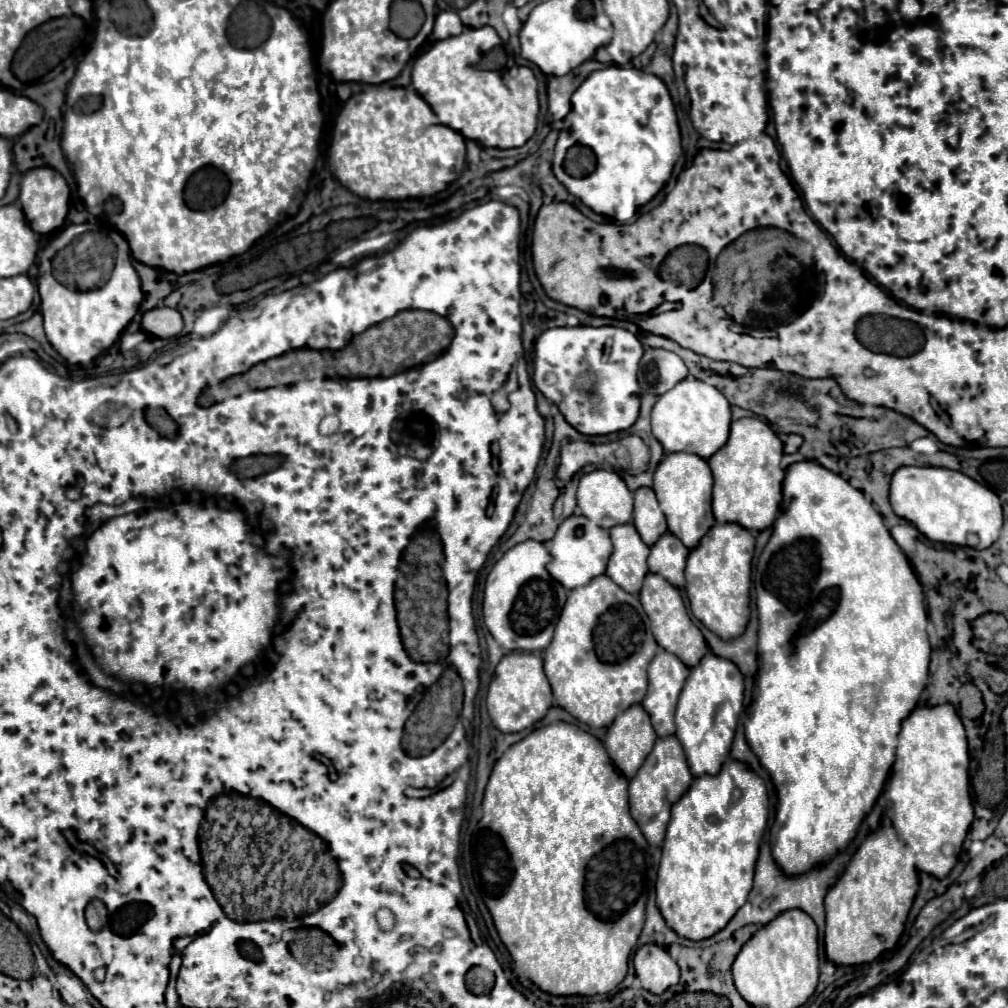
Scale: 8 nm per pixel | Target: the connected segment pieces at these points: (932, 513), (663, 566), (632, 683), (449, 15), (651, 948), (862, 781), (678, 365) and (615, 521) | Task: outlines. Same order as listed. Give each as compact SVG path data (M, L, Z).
M934 466L898 468L890 482L890 504L896 516L912 522L932 542L984 550L1000 536L1002 506L998 496L962 472Z
M666 532L652 548L648 556L648 568L652 574L660 574L678 590L684 588L684 566L688 548L670 532Z
M598 576L568 594L554 638L544 650L544 670L560 708L590 728L608 728L620 712L644 700L646 670L656 650L638 596L624 592L608 576Z
M446 10L446 12L440 12L436 16L436 22L434 22L434 32L432 36L436 40L444 40L444 38L450 38L450 36L456 36L464 30L458 14L454 10Z
M656 944L638 948L638 952L634 954L634 968L638 980L642 982L642 988L652 994L662 994L670 986L676 986L680 980L678 964L670 958L666 948Z
M796 462L790 464L784 478L784 500L780 508L780 516L774 522L774 532L766 548L762 550L756 572L752 580L756 580L756 606L758 606L758 696L752 704L752 716L744 722L746 742L752 752L758 756L760 764L768 770L776 790L778 790L778 812L776 822L770 830L772 858L782 870L782 874L806 874L812 866L820 866L820 862L828 862L832 854L844 850L856 836L862 820L870 814L876 804L886 776L894 762L896 752L896 736L900 732L900 722L916 708L918 698L928 680L928 664L930 664L930 642L926 634L928 616L924 610L922 586L918 584L914 572L908 566L906 556L886 530L880 512L864 498L864 494L852 488L842 476L826 470L818 462Z
M646 348L638 372L638 384L642 388L642 394L650 392L654 396L660 396L674 388L686 376L688 368L684 366L680 356L662 348Z
M594 470L584 474L576 496L582 516L600 528L610 530L612 526L632 522L633 493L616 472Z

